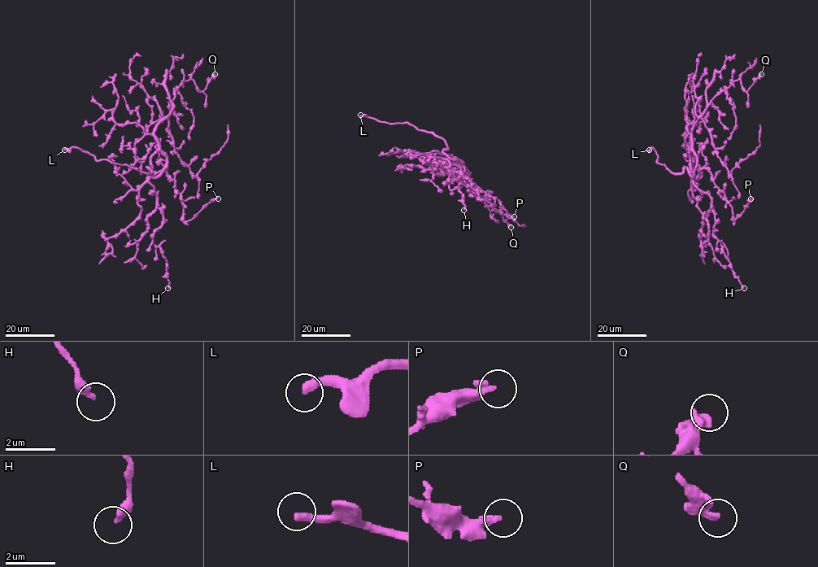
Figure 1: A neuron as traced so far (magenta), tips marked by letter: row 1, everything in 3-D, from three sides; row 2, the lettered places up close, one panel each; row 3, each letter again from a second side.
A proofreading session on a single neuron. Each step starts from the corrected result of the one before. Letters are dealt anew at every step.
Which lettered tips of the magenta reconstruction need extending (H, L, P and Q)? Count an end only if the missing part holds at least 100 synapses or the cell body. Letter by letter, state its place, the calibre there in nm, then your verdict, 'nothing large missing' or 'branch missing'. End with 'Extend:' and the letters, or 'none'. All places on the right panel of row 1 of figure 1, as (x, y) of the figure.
H: at (744, 288); 320 nm thick; nothing large missing
L: at (649, 150); 320 nm thick; branch missing
P: at (750, 198); 280 nm thick; nothing large missing
Q: at (761, 74); 340 nm thick; nothing large missing
Extend: L

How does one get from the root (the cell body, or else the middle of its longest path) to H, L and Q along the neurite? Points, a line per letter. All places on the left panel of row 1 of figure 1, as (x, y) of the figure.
H: (157, 142), (149, 181), (163, 221), (153, 242), (167, 261), (167, 288)
L: (157, 142), (158, 150), (150, 159), (152, 176), (147, 167), (150, 173), (97, 160), (76, 147), (64, 150)
Q: (157, 142), (154, 128), (171, 109), (176, 89), (184, 81), (192, 79), (202, 91), (215, 74)

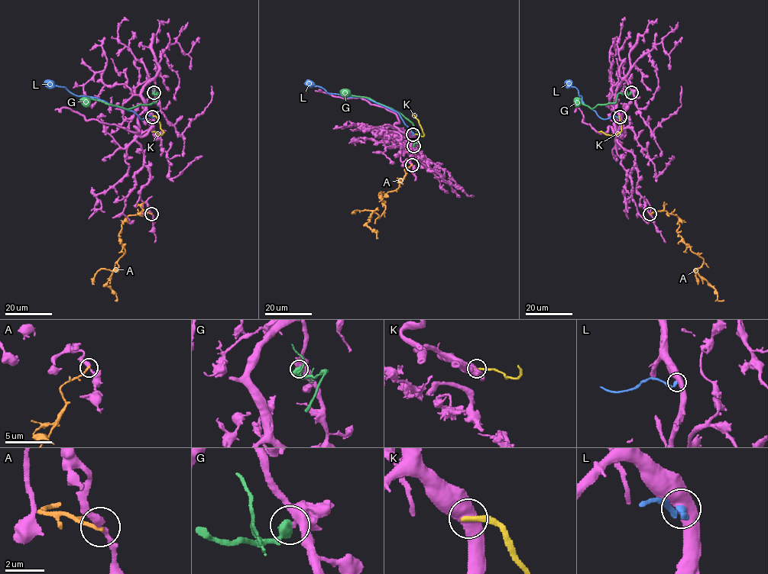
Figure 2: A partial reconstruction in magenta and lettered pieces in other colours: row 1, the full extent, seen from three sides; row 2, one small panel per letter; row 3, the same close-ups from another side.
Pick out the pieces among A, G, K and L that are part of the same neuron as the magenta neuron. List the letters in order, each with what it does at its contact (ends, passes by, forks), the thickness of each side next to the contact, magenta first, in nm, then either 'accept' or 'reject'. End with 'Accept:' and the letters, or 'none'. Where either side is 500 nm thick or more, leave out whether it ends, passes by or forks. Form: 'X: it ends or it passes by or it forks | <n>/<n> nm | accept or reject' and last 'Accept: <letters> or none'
A: it ends | 320/200 nm | reject
G: 380/600 nm | reject
K: 600/280 nm | reject
L: 600/320 nm | reject
Accept: none

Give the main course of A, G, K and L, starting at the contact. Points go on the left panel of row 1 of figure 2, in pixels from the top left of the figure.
A: (151, 214), (142, 211), (128, 215), (121, 224), (119, 241), (124, 253), (107, 283), (117, 301)
G: (153, 92), (160, 94), (155, 102), (140, 104), (131, 108), (86, 98), (80, 101)
K: (152, 116), (157, 117), (163, 132), (161, 135), (152, 131)
L: (152, 116), (140, 119), (132, 111), (112, 106), (96, 98), (77, 96), (64, 87), (48, 85), (44, 81)

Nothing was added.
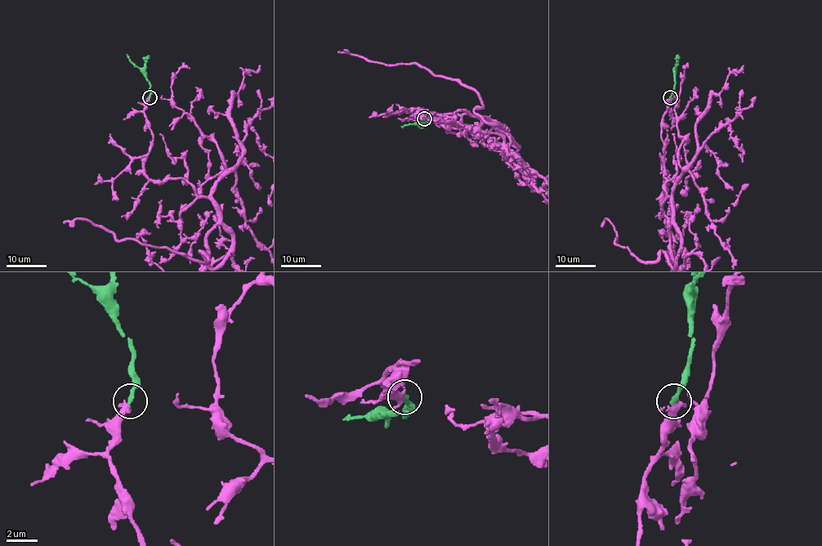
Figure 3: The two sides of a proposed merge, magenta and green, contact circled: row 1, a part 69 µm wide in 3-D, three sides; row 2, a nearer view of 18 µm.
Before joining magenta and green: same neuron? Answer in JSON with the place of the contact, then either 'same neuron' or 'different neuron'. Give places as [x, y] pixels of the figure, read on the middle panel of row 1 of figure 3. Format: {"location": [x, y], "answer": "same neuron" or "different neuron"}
{"location": [424, 118], "answer": "same neuron"}

